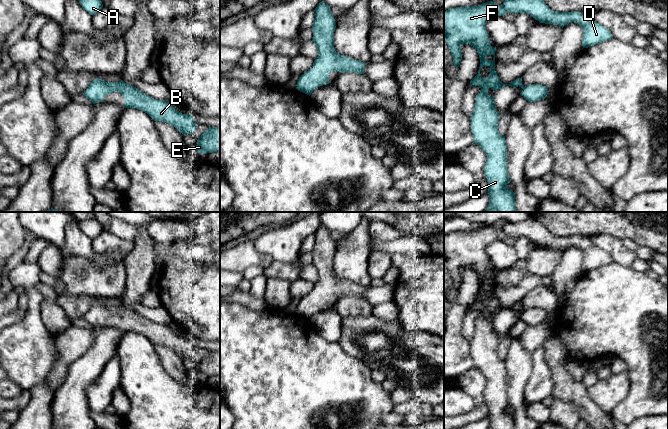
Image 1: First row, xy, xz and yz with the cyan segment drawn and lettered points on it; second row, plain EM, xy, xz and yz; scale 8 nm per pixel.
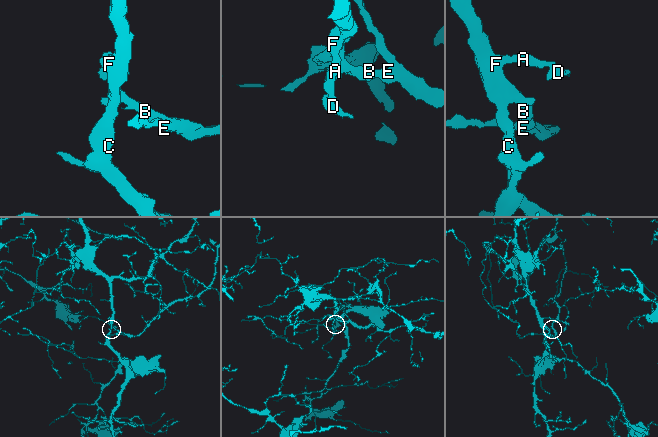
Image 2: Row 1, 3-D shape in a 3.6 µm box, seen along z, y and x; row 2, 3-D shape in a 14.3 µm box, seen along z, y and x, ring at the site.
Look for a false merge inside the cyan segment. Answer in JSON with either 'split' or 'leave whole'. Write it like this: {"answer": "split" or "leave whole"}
{"answer": "leave whole"}

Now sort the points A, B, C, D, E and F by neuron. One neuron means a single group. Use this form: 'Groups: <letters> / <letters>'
Groups: A B C D E F

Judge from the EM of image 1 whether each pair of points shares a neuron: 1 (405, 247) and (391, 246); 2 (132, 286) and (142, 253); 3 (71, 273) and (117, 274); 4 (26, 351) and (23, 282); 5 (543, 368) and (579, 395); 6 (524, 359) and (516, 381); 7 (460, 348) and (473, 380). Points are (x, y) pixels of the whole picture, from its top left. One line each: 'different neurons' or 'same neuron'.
1: same neuron
2: same neuron
3: same neuron
4: same neuron
5: different neurons
6: same neuron
7: different neurons

